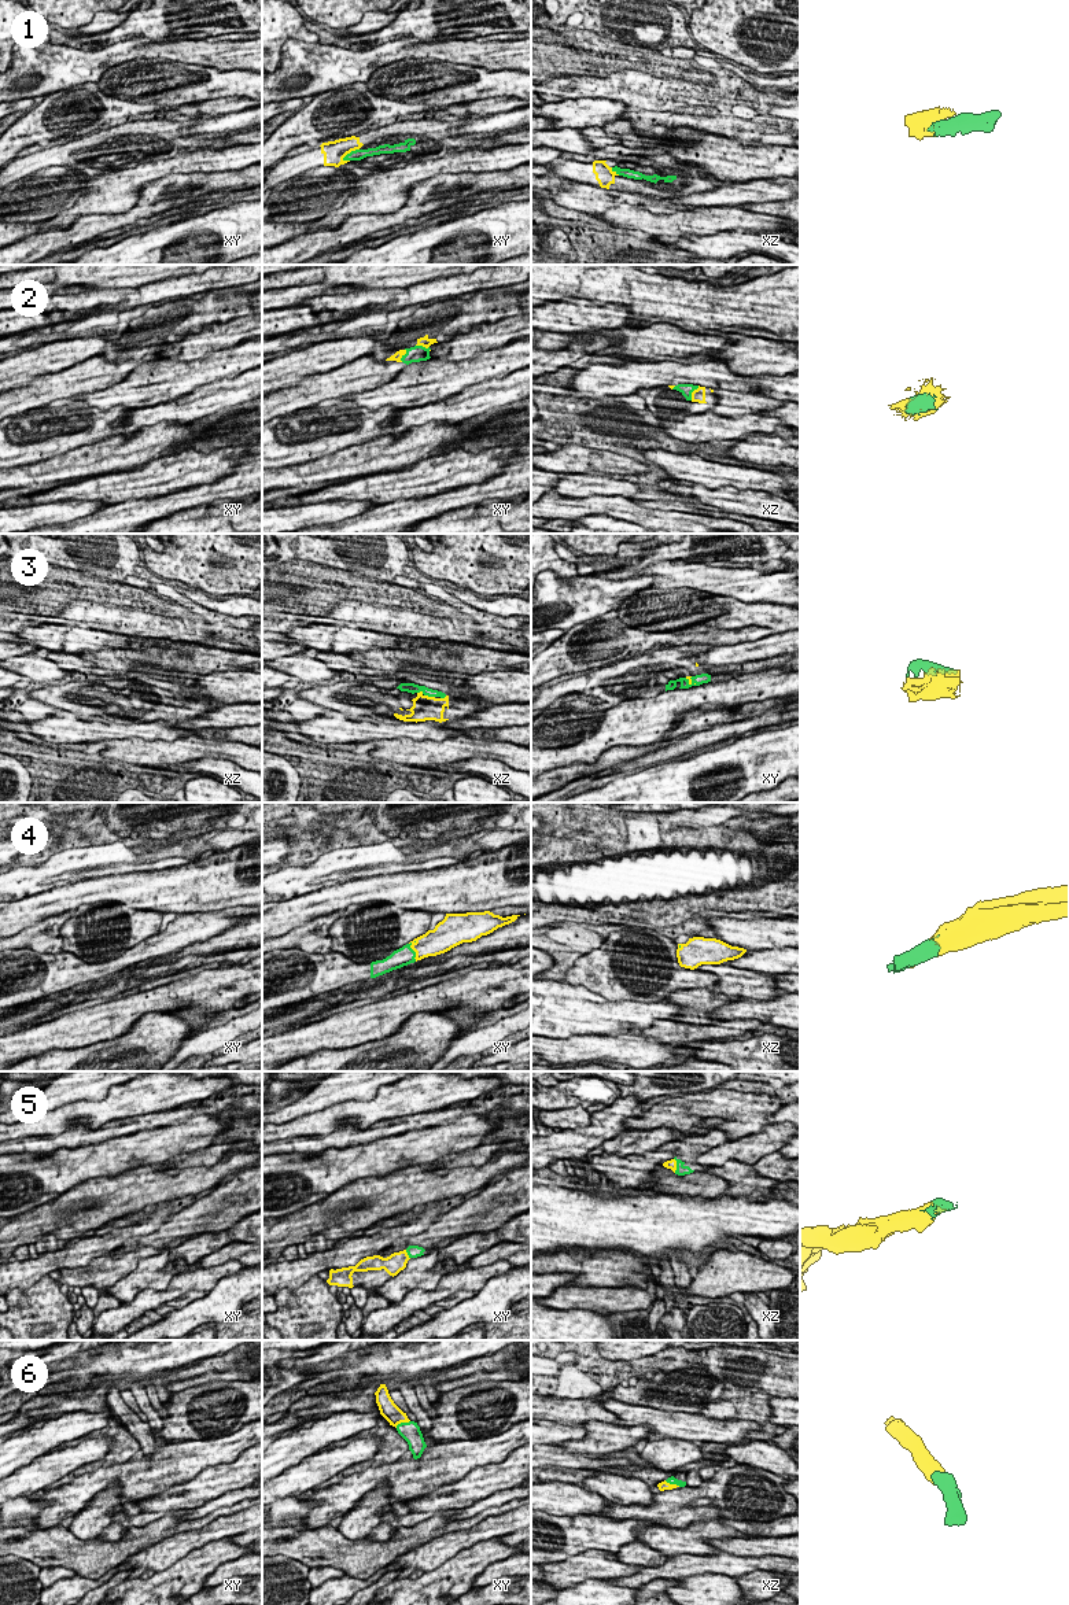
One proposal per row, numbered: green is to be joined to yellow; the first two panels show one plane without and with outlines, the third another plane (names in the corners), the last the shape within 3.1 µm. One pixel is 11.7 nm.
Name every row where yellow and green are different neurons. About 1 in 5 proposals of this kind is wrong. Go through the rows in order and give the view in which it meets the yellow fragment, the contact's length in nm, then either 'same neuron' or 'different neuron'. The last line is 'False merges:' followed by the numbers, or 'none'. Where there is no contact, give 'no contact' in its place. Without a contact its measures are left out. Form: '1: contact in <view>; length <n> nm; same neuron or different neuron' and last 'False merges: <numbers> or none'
1: contact in xy; length 240 nm; same neuron
2: contact in xz; length 200 nm; same neuron
3: contact in xz; length 220 nm; same neuron
4: contact in xy; length 260 nm; same neuron
5: contact in xz; length 180 nm; same neuron
6: contact in xy; length 190 nm; same neuron
False merges: none

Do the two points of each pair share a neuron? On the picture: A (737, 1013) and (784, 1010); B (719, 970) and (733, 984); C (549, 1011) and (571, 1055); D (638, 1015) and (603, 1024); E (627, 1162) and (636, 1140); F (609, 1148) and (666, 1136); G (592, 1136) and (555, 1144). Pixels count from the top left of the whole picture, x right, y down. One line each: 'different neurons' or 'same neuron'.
A: same neuron
B: same neuron
C: different neurons
D: same neuron
E: different neurons
F: same neuron
G: same neuron

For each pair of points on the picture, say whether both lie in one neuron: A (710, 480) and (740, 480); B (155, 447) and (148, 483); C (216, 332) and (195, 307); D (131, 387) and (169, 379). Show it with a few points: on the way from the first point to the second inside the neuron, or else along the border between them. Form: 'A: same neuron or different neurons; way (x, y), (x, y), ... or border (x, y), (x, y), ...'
A: same neuron; way (717, 479), (733, 479)
B: different neurons; border (165, 453), (142, 465), (122, 471)
C: different neurons; border (243, 317), (213, 323), (181, 338)
D: same neuron; way (140, 384), (159, 382)

